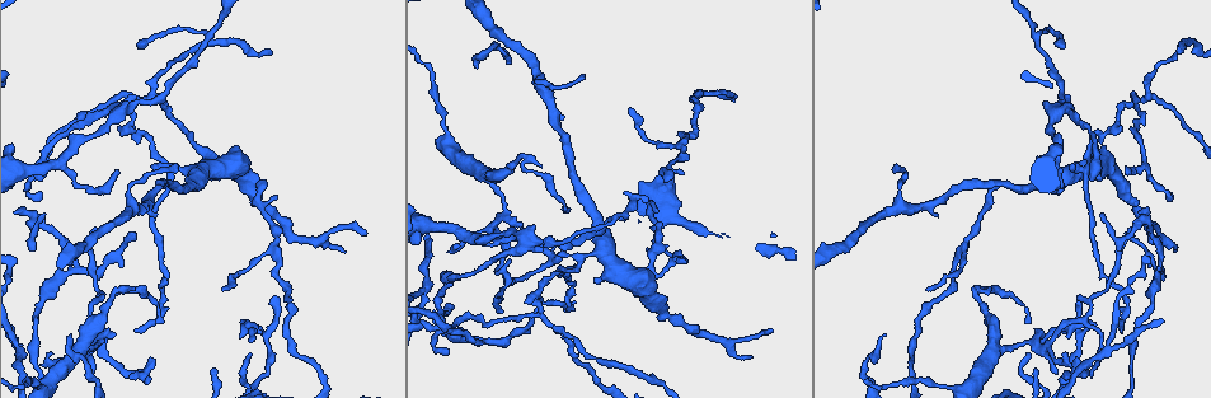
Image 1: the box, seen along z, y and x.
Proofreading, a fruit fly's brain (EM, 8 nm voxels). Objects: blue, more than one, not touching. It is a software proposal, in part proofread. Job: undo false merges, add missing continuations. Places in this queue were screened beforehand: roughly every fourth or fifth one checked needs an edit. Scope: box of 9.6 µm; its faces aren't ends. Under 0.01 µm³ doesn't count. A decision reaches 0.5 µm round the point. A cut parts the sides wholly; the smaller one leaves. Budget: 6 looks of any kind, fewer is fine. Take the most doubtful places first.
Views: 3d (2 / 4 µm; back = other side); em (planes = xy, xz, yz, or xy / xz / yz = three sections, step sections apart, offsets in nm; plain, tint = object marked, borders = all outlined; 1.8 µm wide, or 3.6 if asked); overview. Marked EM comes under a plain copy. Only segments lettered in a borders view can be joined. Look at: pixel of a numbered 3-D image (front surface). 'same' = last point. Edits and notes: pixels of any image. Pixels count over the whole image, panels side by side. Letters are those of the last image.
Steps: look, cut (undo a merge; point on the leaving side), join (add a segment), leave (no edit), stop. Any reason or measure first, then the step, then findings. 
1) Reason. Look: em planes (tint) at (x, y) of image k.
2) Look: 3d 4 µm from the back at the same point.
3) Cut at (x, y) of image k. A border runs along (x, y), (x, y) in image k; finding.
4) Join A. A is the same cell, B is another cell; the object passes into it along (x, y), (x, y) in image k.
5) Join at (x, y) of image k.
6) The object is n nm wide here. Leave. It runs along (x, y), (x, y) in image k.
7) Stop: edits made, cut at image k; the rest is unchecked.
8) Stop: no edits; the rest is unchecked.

Side arm on a straight run. Look: 3d 4 µm at (682, 142) of image 1.

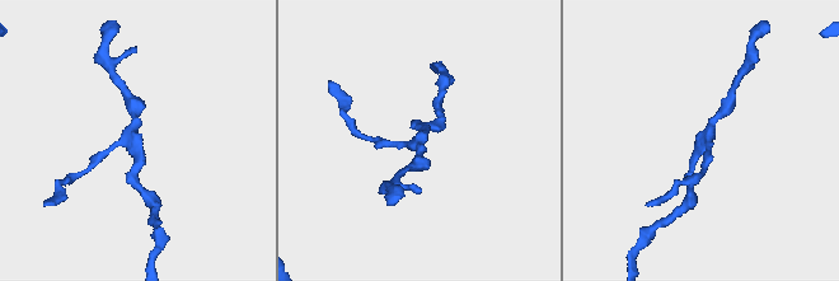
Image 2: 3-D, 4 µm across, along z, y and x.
3 arms meet here; need the tissue. Look: em planes (borders) at (413, 143) of image 2.

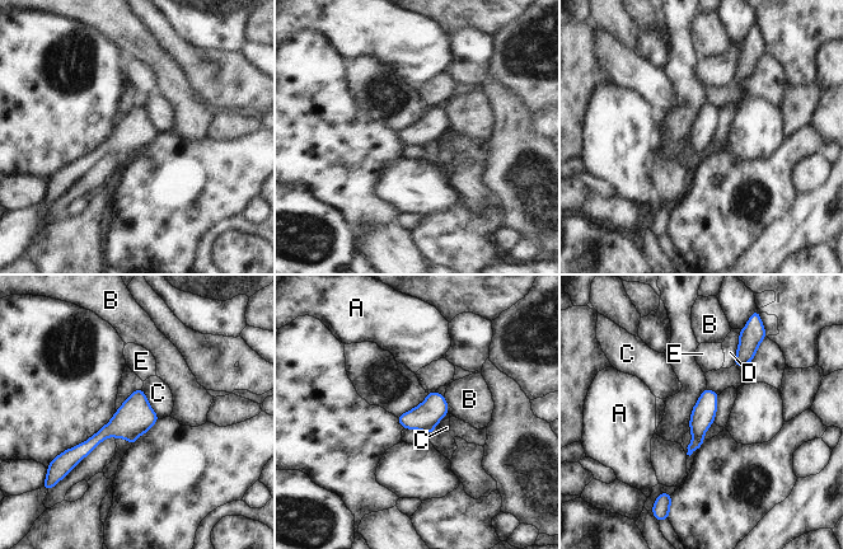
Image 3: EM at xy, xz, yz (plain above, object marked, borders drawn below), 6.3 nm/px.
Leave. A, B, C, D and E are other cells; a border runs along (141, 388), (151, 409), (160, 418) in image 3; continuous, no second neuron.

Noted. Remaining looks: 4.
Abrupt turn. Look: 3d 2 µm at (553, 257) of image 1.

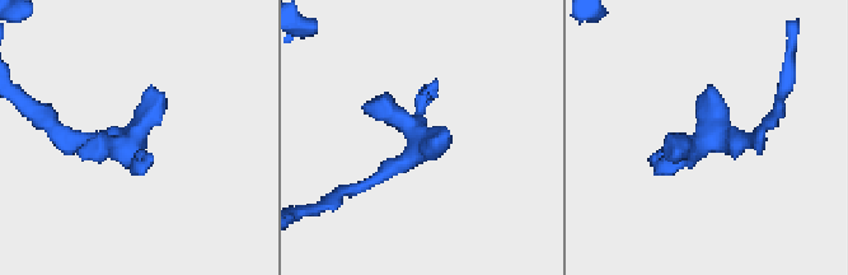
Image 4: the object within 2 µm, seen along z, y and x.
Need the tissue. Look: em planes (tint) at (418, 134) of image 4.

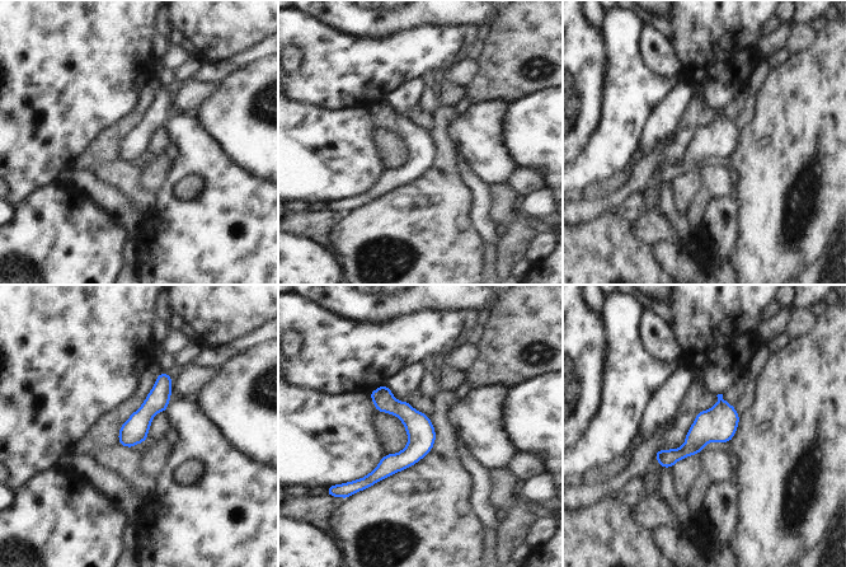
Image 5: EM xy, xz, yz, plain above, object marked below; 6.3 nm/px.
What lies round it. Look: em planes (borders) at the same point.

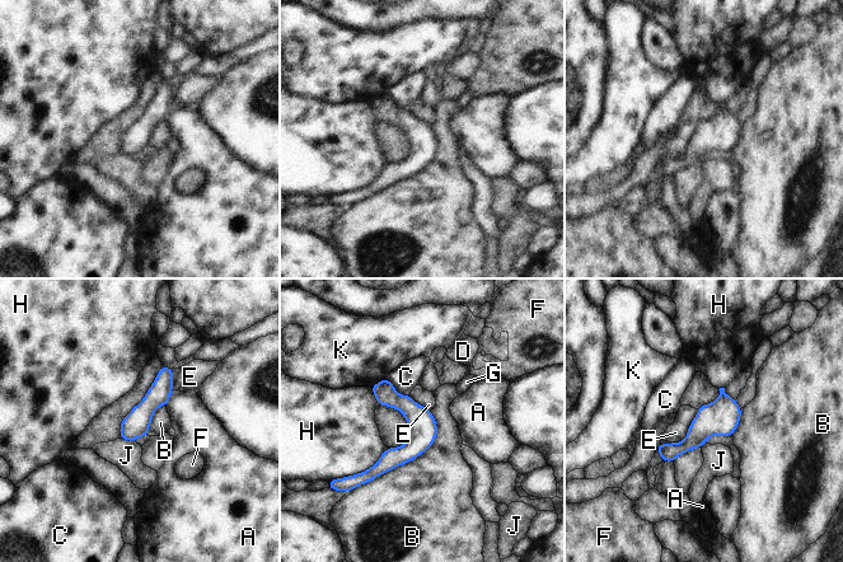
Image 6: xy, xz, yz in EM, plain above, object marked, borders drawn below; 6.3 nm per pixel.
Leave. A, B, C, D, E, F, G, H, J and K are other cells; a border runs along (431, 411), (435, 440), (361, 485) in image 6; continuous, no second neuron.

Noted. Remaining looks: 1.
Stop: no edits; the rest is unchecked.

